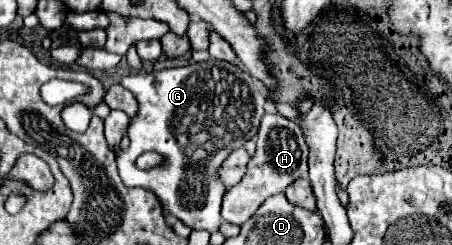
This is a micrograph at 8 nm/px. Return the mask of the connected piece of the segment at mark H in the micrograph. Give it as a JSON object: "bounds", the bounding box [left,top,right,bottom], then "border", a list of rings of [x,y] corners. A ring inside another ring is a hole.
{"bounds":[221,113,307,225],"border":[[[269,113],[263,117],[257,133],[257,149],[251,161],[247,163],[249,175],[243,177],[235,187],[229,187],[223,195],[223,209],[221,217],[227,223],[243,225],[267,197],[275,193],[283,193],[299,177],[307,175],[307,143],[303,131],[289,119],[281,117],[279,113]]]}

